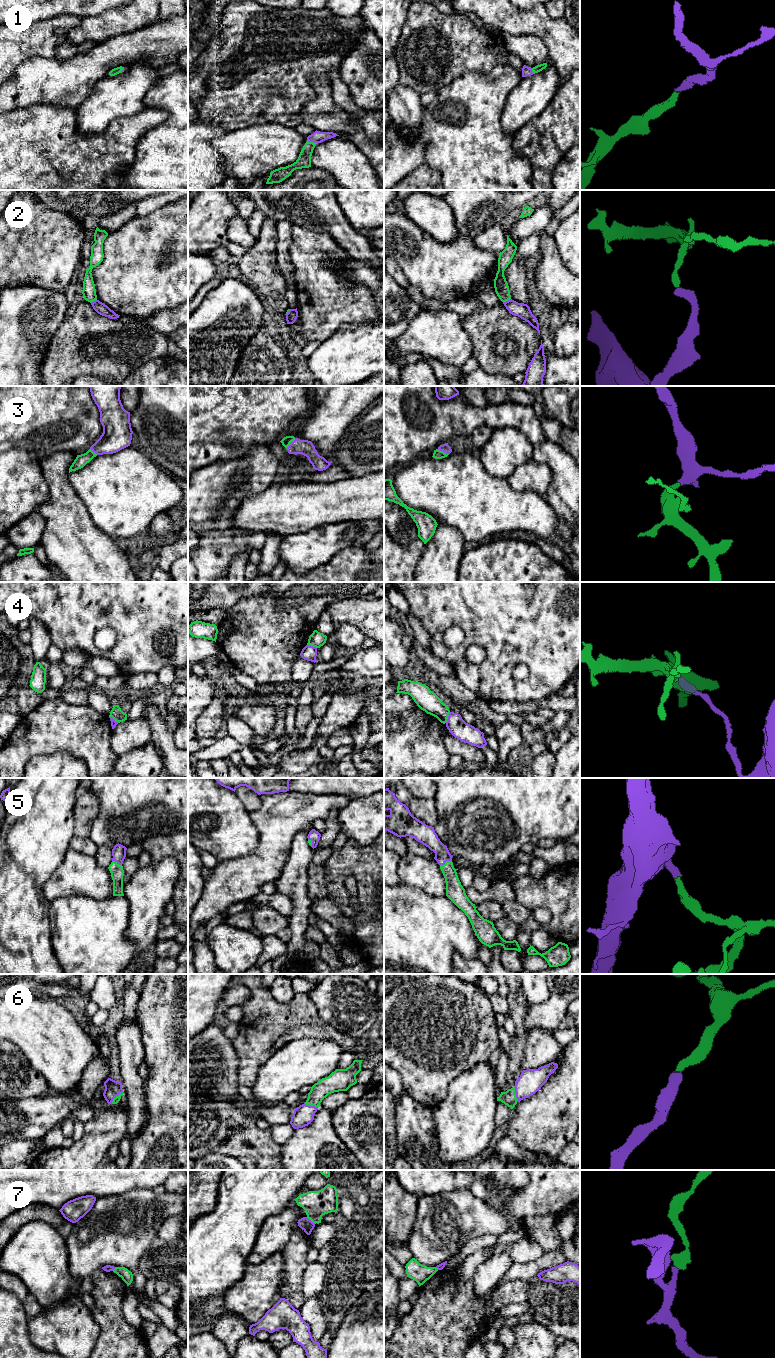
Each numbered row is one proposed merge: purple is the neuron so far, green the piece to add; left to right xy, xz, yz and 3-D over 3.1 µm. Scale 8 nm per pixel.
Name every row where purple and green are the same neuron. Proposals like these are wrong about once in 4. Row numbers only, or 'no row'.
1, 3, 5, 6

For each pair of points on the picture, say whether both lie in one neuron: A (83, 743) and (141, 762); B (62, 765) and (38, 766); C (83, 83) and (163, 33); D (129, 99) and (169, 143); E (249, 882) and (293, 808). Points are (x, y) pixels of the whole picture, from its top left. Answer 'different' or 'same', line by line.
A: different
B: same
C: same
D: different
E: same

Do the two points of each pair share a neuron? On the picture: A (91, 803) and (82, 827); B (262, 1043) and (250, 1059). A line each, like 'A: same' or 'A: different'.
A: same
B: same

